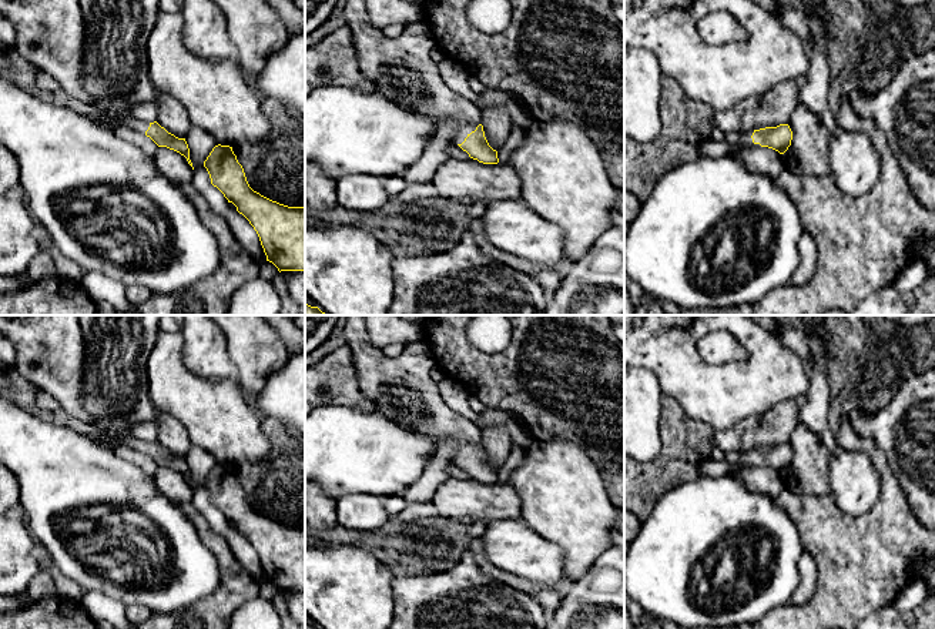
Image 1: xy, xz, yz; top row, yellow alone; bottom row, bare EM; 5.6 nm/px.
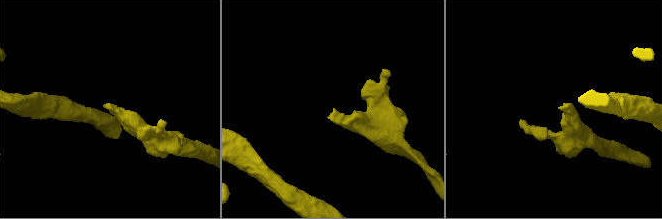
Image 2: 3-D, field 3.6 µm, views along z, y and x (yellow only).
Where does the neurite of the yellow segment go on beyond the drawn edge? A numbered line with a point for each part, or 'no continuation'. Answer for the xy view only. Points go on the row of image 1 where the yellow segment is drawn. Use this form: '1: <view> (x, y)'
1: xy (116, 62)

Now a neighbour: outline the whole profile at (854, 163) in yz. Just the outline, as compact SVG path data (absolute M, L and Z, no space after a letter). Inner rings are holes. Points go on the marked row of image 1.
M842 130L831 137L830 168L838 188L858 197L877 184L881 161L868 135Z

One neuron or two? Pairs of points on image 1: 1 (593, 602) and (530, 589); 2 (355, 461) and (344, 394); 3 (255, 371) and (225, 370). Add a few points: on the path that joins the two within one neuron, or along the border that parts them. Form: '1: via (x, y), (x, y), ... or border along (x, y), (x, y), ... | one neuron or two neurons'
1: border along (562, 588), (562, 601), (552, 614) | two neurons
2: border along (319, 405), (348, 404), (365, 410), (375, 408) | two neurons
3: border along (225, 338), (228, 357), (237, 370), (237, 378) | two neurons

